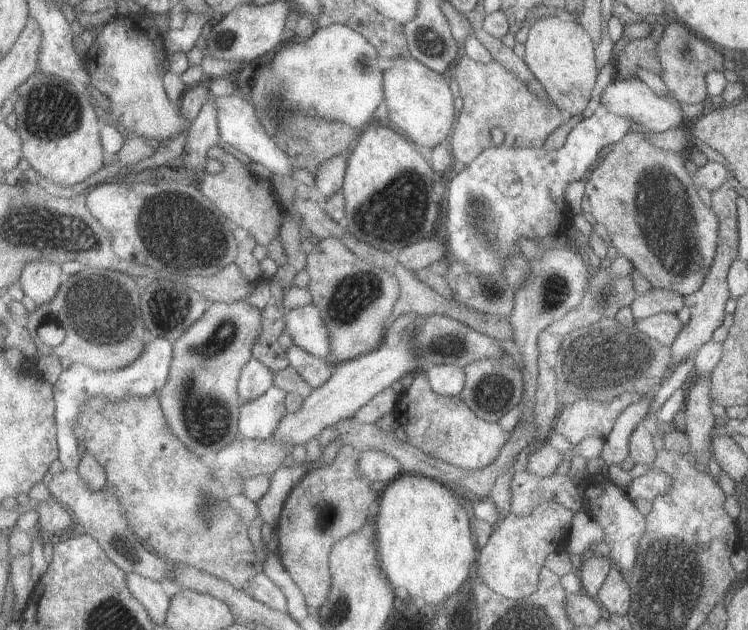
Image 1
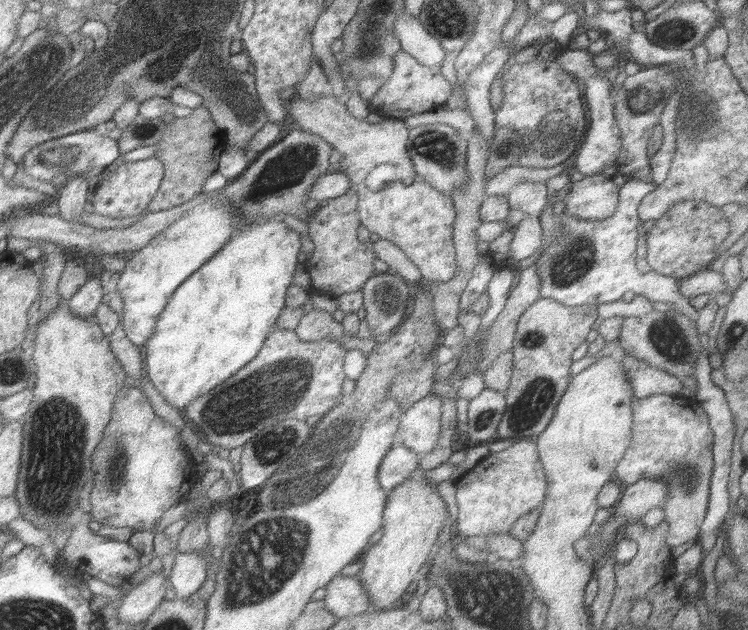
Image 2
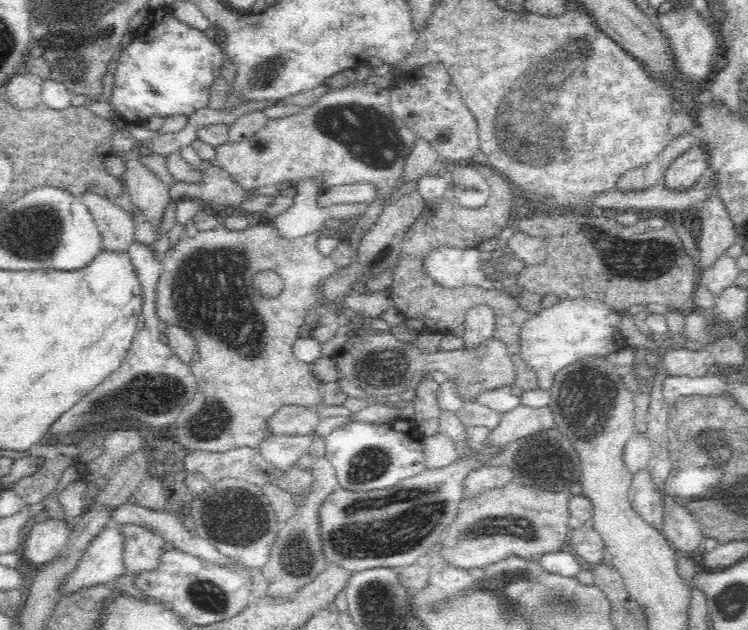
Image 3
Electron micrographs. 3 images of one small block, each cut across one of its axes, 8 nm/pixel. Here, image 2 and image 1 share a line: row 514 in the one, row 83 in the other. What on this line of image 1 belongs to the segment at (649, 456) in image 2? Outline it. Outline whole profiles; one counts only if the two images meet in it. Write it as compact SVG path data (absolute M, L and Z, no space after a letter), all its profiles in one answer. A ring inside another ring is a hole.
M675 22L675 24L667 24L665 32L657 44L657 56L661 62L661 80L665 82L669 94L673 96L673 100L681 106L681 104L697 104L697 102L705 102L707 98L707 86L705 86L705 76L709 72L723 72L723 56L721 50L715 48L713 44L709 44L703 38L693 36L685 24Z

